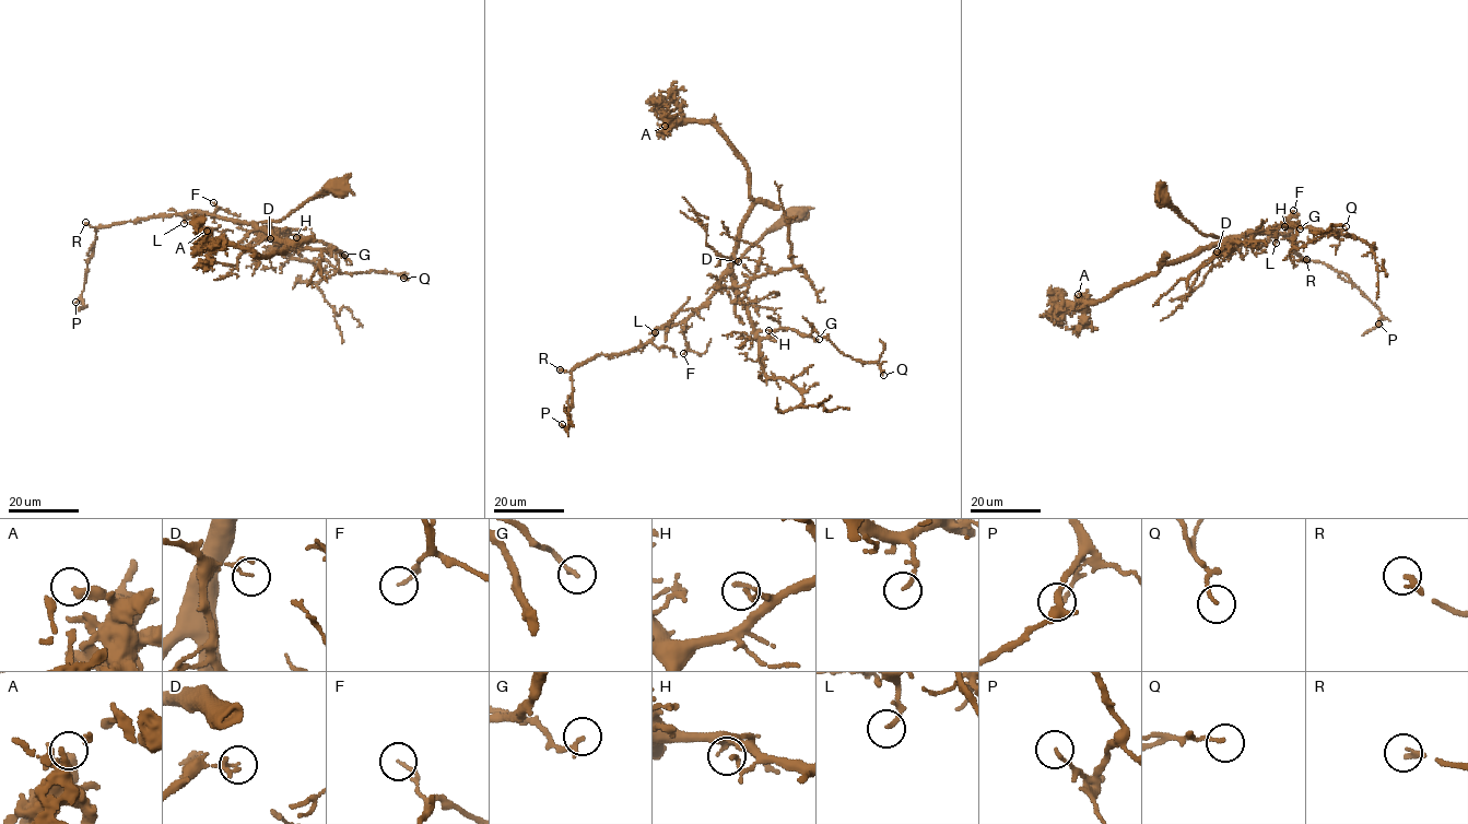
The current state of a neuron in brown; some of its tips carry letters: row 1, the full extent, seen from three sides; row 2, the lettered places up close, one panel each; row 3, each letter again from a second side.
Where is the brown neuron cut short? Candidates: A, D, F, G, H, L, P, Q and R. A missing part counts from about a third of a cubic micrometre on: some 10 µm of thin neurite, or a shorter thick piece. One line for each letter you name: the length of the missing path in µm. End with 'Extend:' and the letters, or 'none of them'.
L: 25 µm
R: 15 µm
Extend: L, R

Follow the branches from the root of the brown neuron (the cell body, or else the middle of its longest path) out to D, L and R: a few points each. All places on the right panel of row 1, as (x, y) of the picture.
D: (1161, 198), (1204, 234), (1222, 238), (1222, 243), (1236, 239), (1217, 251)
L: (1161, 198), (1204, 234), (1240, 238), (1267, 230), (1277, 237), (1276, 243)
R: (1161, 198), (1204, 234), (1240, 238), (1267, 230), (1271, 234), (1288, 237), (1293, 251), (1306, 259)

